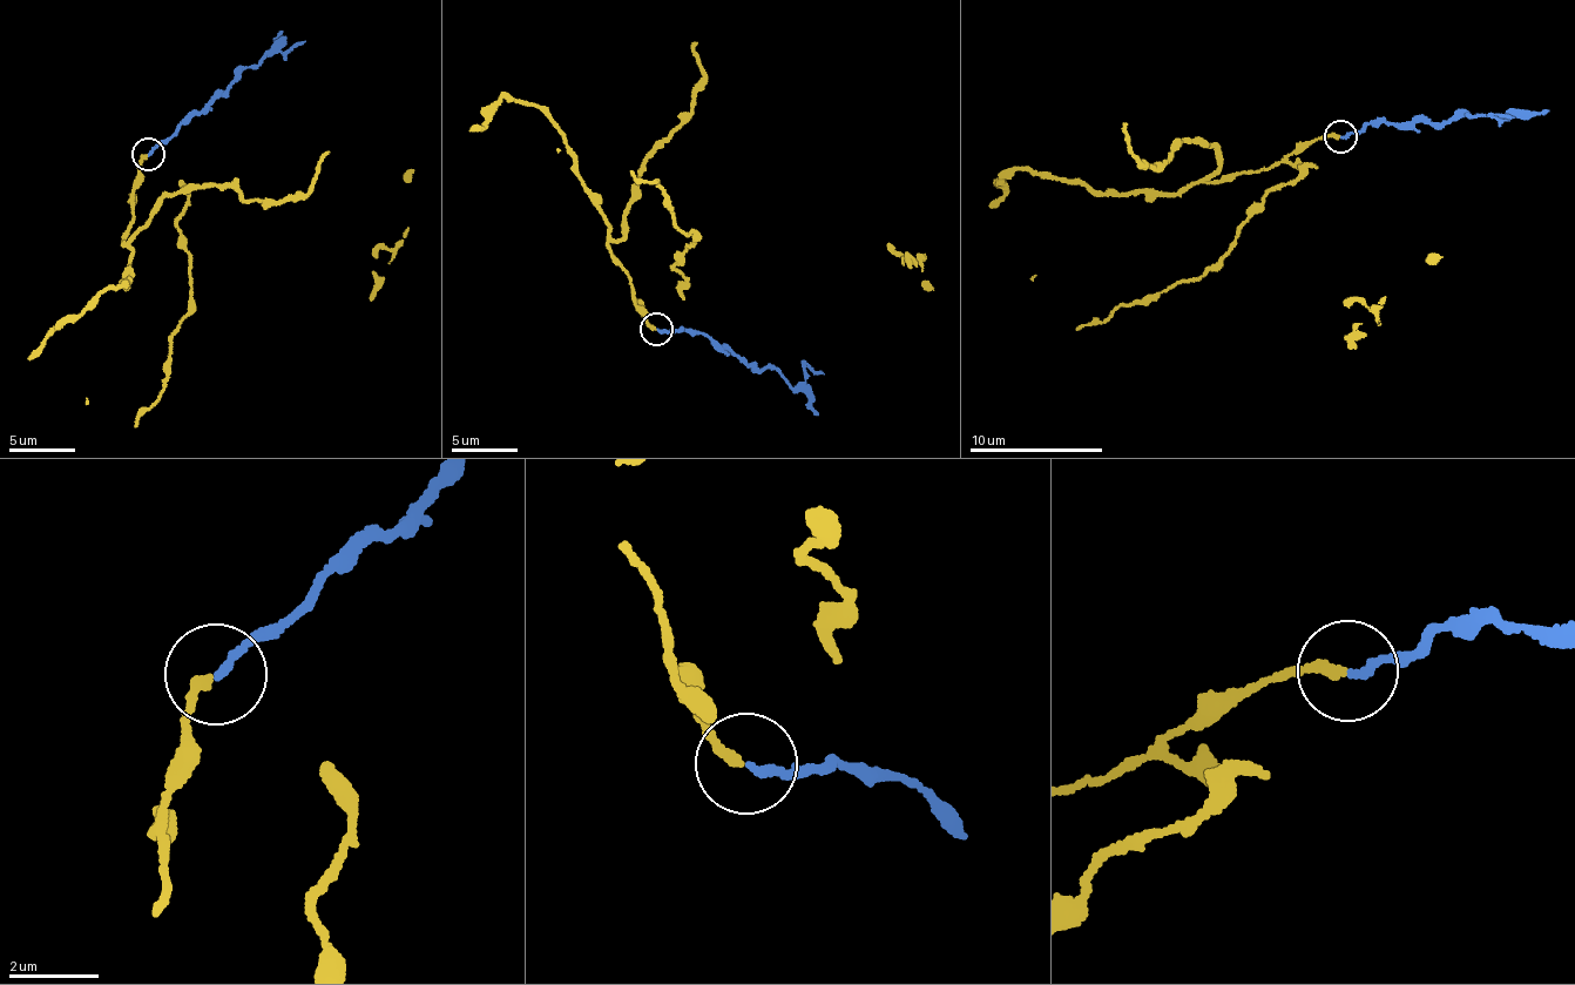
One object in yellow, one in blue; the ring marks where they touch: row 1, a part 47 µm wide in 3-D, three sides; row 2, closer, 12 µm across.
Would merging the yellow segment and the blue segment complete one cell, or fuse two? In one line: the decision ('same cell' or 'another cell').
same cell

